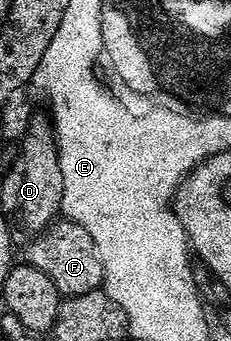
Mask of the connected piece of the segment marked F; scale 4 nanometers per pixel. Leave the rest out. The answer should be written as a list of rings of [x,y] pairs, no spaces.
[[[57,218],[39,237],[27,244],[27,262],[33,267],[42,269],[50,281],[60,290],[61,296],[81,295],[101,290],[104,286],[104,270],[98,257],[98,249],[94,245],[94,237],[82,229],[82,225],[71,219]]]

